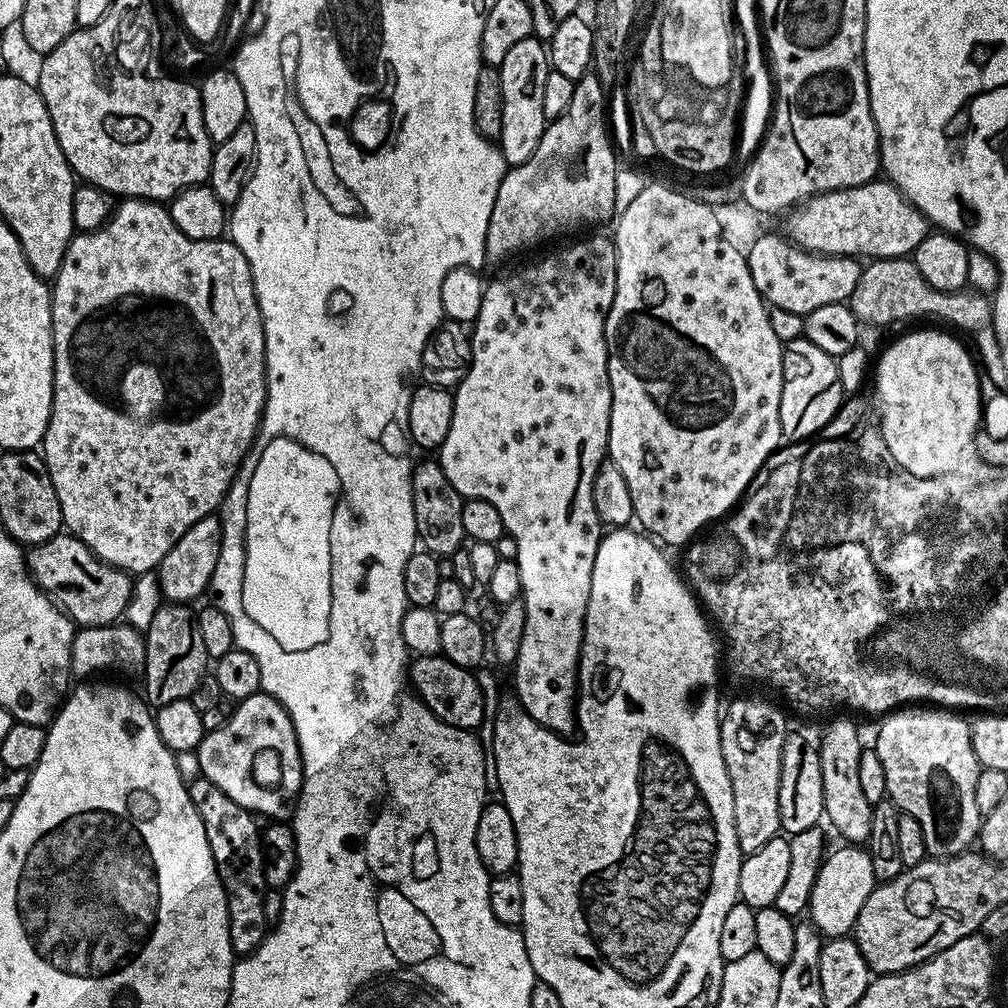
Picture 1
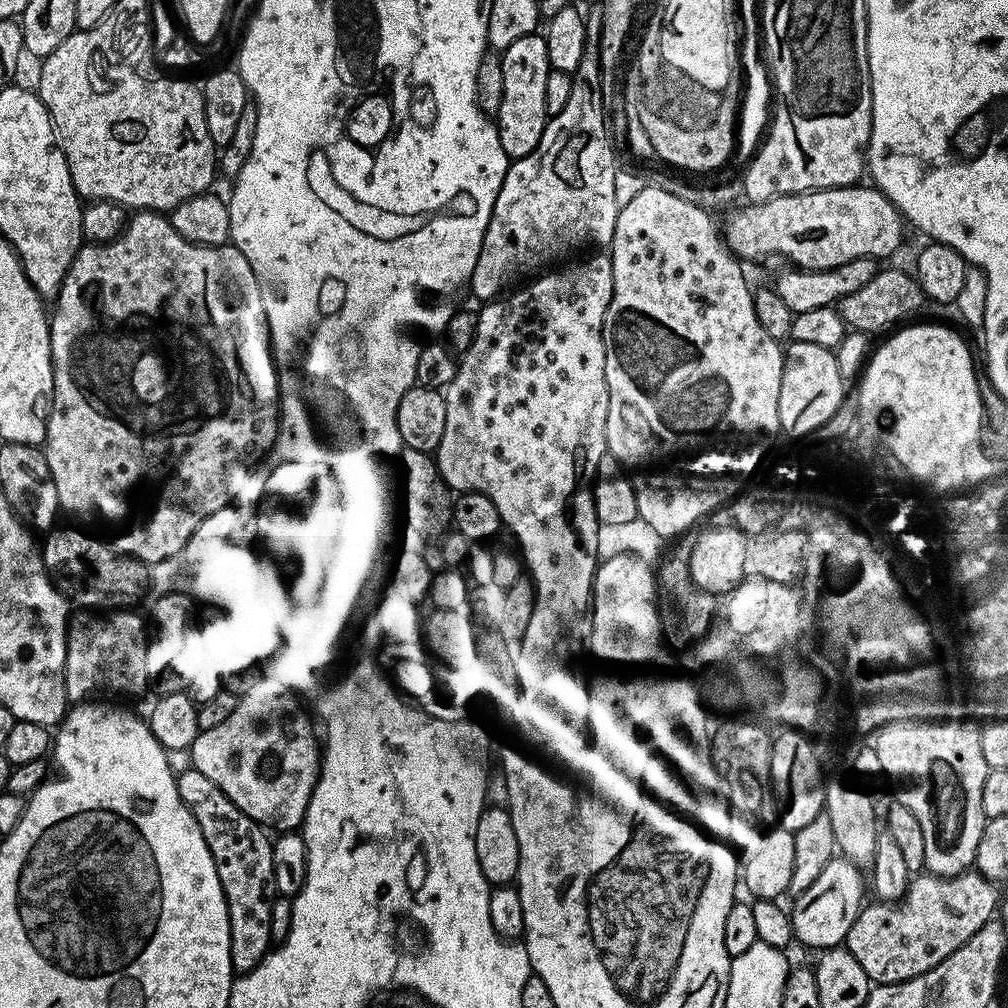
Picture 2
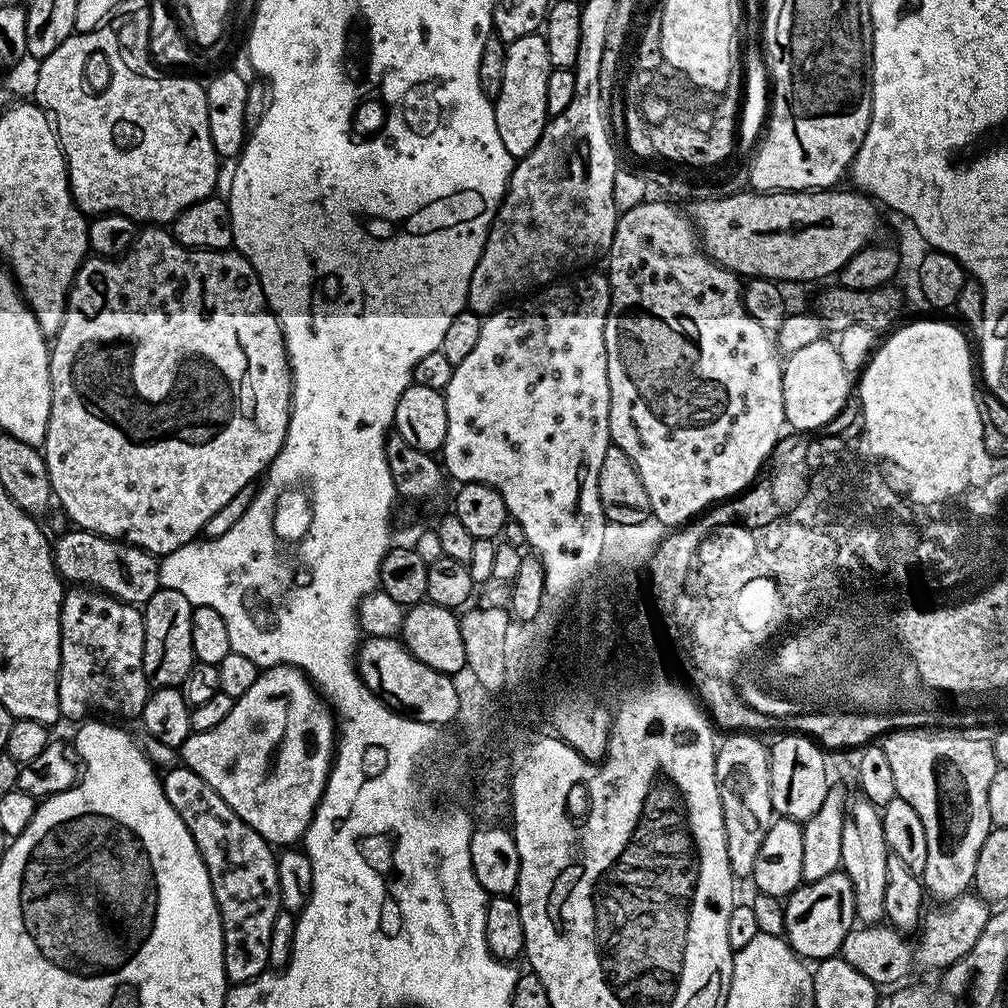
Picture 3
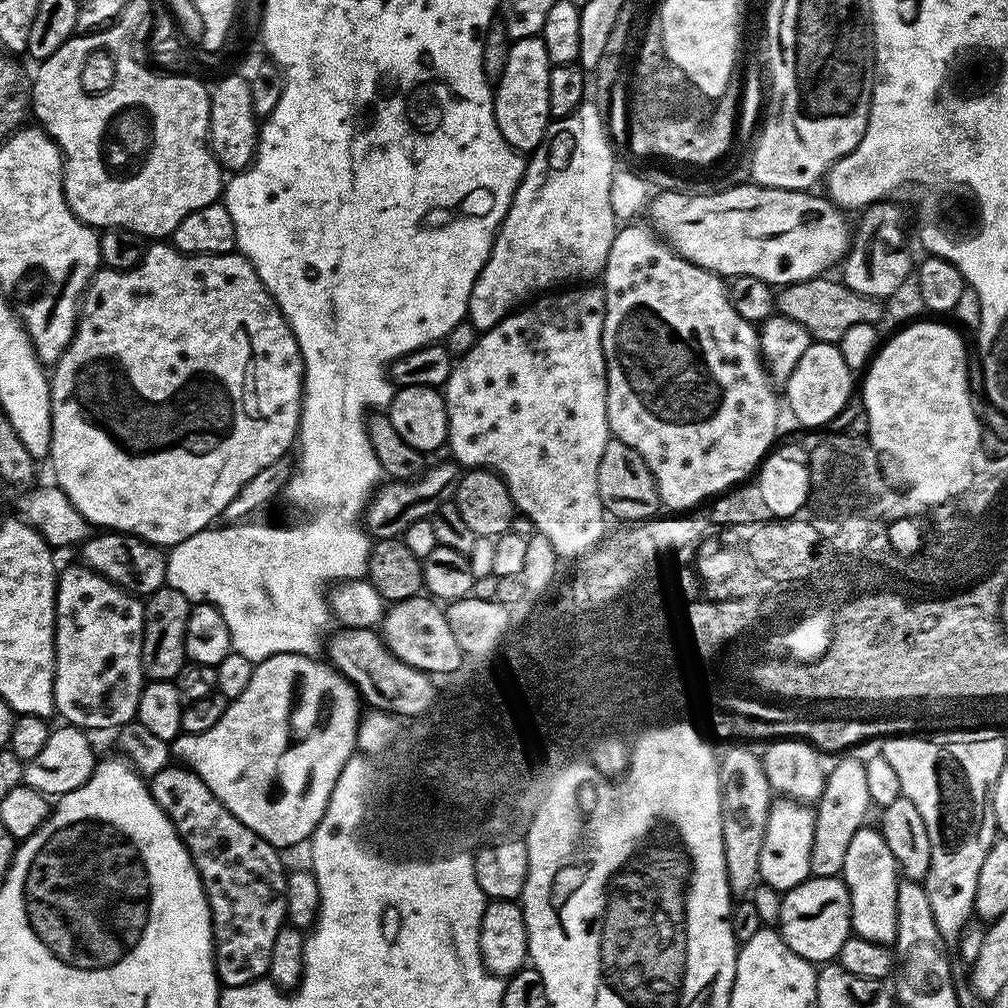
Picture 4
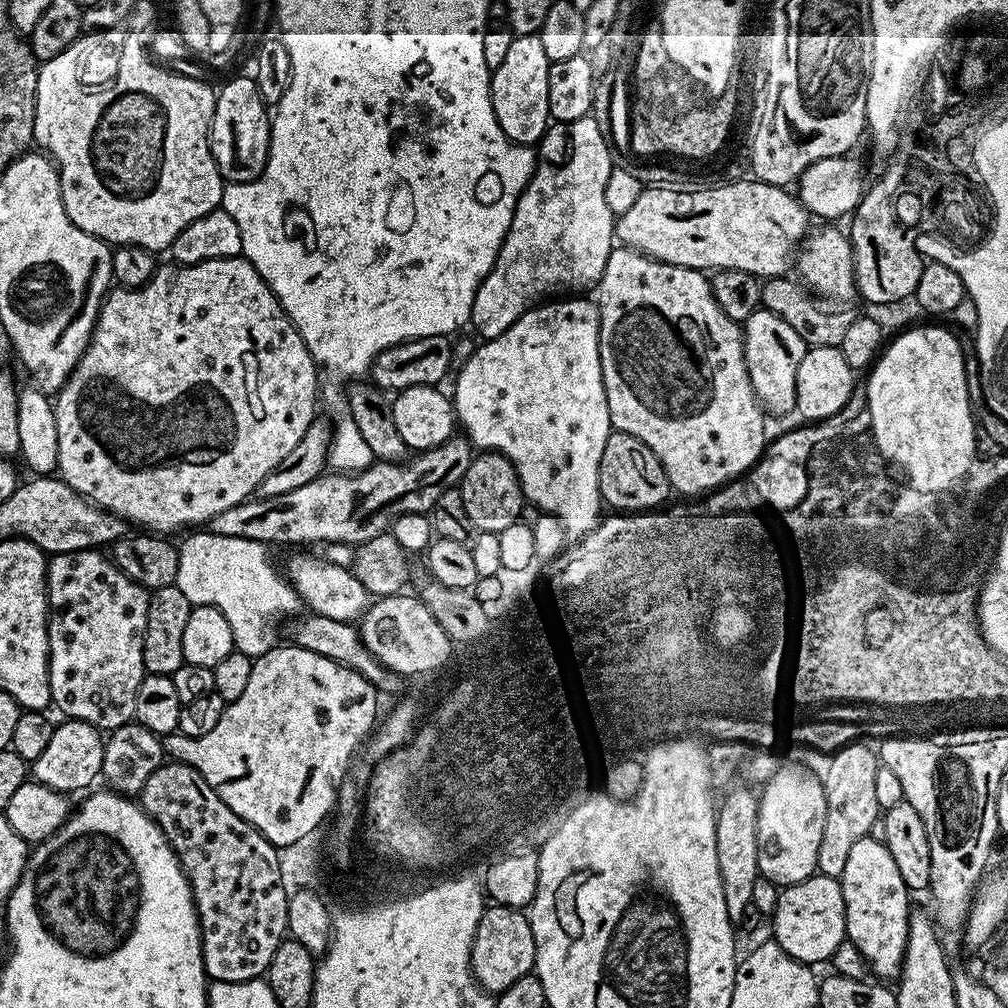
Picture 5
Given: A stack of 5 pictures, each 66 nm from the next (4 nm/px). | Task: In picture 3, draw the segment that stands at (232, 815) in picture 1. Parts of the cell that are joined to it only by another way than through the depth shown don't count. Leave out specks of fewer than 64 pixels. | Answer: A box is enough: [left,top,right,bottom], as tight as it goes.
[162,766,282,985]

